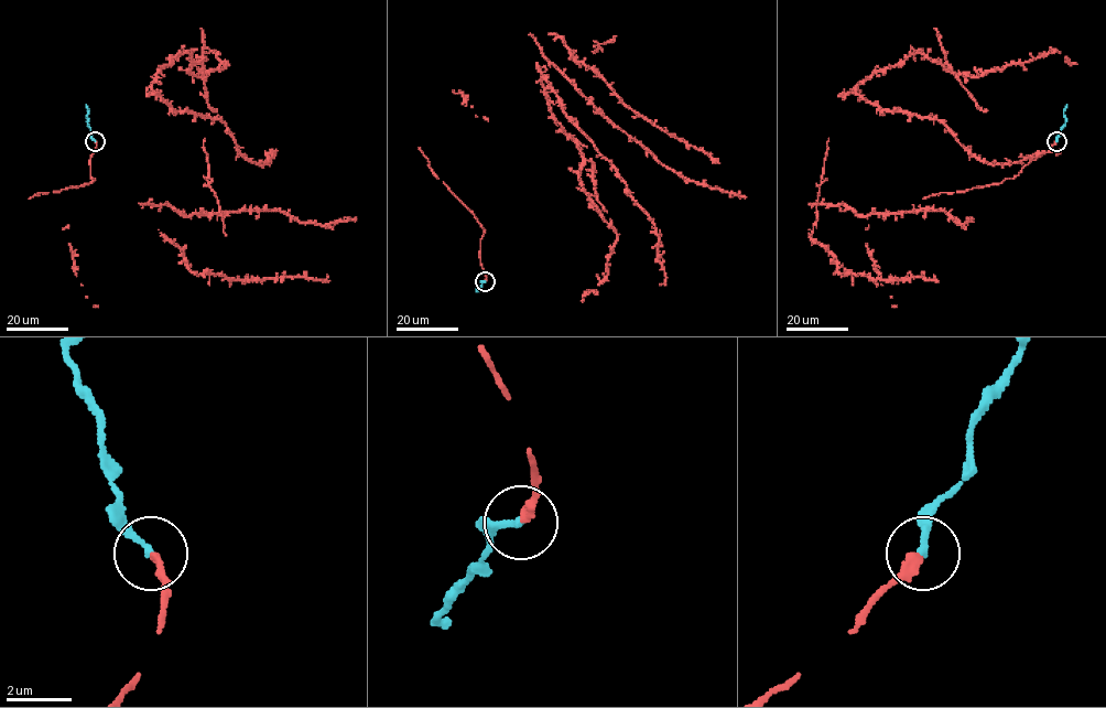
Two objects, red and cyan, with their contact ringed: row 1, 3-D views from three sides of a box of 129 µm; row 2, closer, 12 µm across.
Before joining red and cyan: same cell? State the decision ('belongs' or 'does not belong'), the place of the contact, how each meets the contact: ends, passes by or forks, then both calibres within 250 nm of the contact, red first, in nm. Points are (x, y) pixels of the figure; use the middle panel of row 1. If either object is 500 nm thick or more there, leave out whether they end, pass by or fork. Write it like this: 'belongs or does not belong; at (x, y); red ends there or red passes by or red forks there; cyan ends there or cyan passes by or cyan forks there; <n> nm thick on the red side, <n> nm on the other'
belongs; at (485, 281); red ends there; cyan ends there; 280 nm thick on the red side, 240 nm on the other

